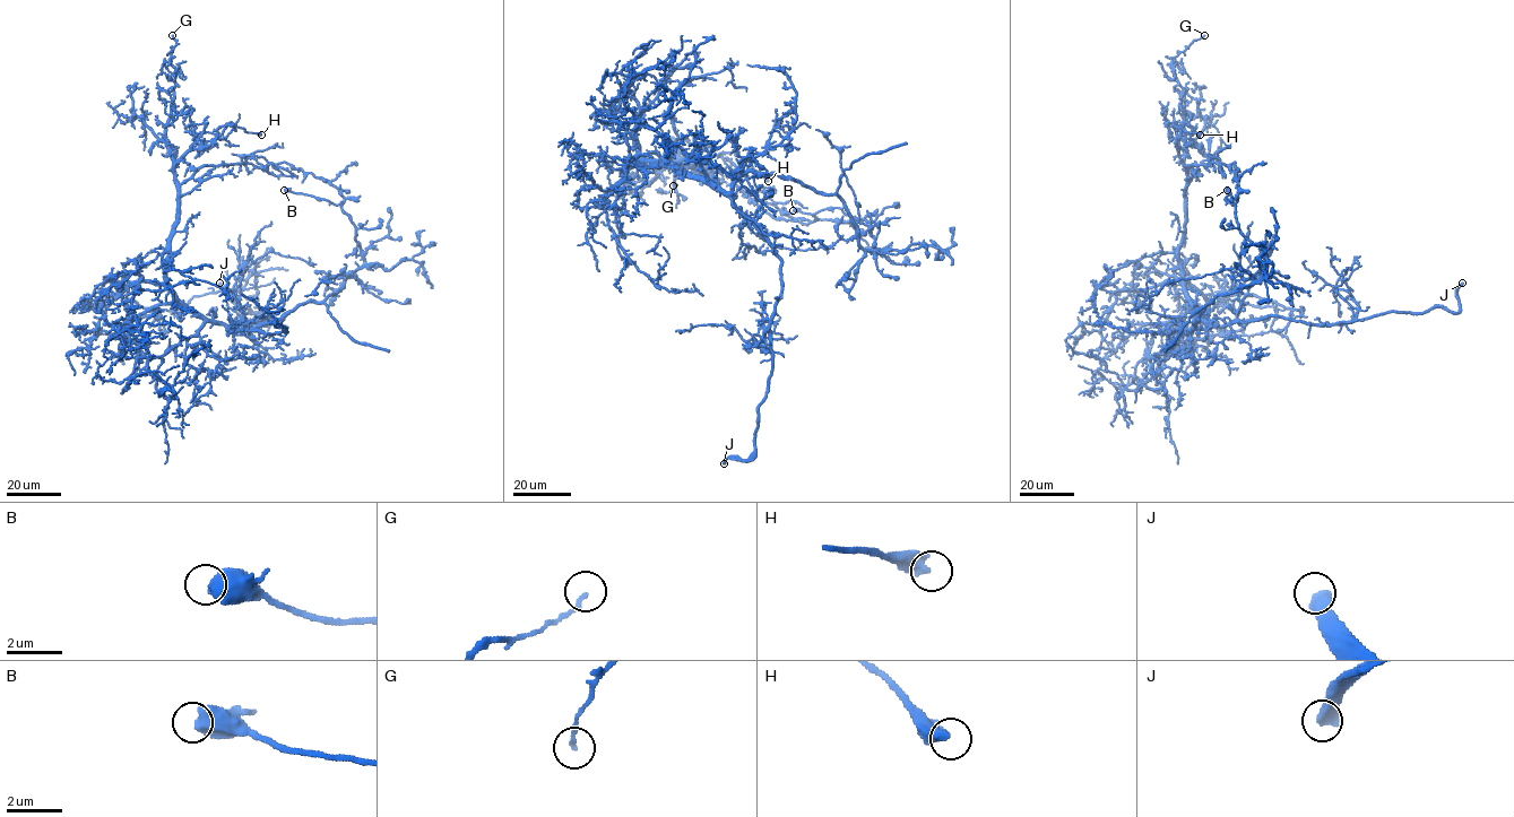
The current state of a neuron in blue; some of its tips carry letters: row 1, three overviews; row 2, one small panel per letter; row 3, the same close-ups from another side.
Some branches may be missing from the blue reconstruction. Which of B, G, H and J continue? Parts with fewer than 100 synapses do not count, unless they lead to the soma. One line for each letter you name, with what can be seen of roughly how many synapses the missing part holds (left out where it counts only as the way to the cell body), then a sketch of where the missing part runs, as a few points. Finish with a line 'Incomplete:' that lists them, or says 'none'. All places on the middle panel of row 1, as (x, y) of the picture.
Incomplete: J

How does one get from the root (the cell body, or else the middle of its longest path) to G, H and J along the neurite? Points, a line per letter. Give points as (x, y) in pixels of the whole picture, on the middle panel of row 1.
G: (736, 180), (725, 191), (691, 179), (668, 157), (678, 165), (666, 163), (674, 163), (671, 150), (673, 185)
H: (736, 180), (732, 191), (719, 191), (689, 177), (666, 159), (676, 167), (684, 158), (735, 153), (768, 181)
J: (736, 180), (730, 201), (780, 259), (781, 294), (754, 451), (724, 463)

